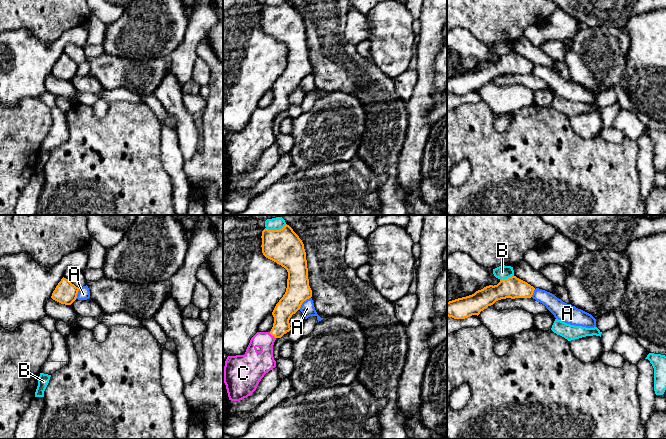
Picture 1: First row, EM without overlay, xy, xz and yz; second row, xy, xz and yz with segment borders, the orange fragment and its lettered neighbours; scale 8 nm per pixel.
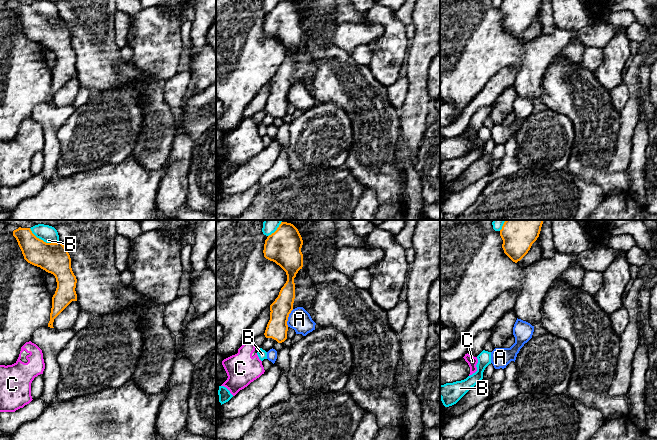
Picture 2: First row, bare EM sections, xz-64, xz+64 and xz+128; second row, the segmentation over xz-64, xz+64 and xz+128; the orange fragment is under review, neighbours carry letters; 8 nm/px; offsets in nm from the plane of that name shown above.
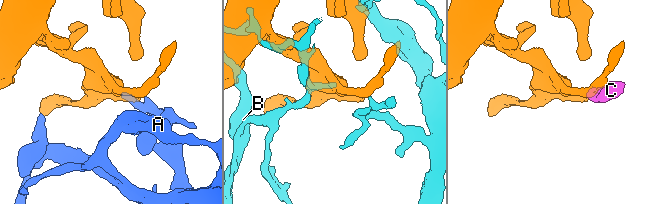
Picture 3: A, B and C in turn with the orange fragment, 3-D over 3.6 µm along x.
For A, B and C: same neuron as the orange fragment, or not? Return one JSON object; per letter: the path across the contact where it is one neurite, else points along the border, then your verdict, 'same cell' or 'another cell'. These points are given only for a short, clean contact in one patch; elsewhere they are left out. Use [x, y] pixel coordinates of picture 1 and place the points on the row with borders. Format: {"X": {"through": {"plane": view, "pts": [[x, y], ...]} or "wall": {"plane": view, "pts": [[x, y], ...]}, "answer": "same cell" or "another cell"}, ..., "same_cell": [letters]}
{"A": {"wall": {"plane": "xz", "pts": [[310, 297], [298, 309]]}, "answer": "another cell"}, "B": {"answer": "another cell"}, "C": {"through": {"plane": "xz", "pts": [[285, 308], [281, 326], [272, 335], [259, 363]]}, "answer": "same cell"}, "same_cell": ["C"]}

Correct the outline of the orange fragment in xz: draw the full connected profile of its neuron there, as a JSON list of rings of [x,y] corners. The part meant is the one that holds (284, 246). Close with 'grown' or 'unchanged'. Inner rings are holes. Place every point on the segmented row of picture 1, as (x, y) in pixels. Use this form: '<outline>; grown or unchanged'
[[[287,224],[280,230],[268,230],[265,228],[262,231],[261,238],[263,255],[287,270],[287,288],[285,294],[276,304],[272,312],[274,323],[271,331],[257,332],[251,338],[244,355],[228,356],[225,361],[224,383],[229,400],[231,401],[240,401],[252,395],[264,375],[276,367],[276,361],[273,357],[273,345],[275,340],[281,338],[291,330],[289,323],[290,318],[300,309],[304,301],[312,297],[304,244],[293,229]]]; grown

